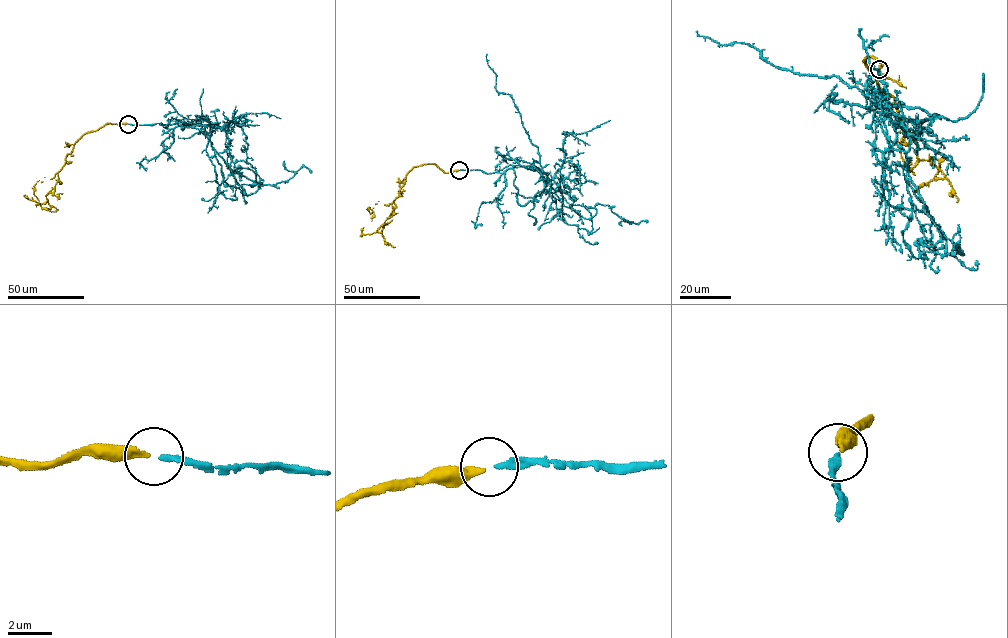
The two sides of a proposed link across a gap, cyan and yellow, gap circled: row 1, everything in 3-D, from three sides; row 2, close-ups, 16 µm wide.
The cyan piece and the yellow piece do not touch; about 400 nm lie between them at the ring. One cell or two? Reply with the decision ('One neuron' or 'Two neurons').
One neuron

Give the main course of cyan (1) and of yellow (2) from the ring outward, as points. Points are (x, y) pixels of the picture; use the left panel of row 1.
1: (128, 124), (178, 124), (198, 128), (228, 167), (259, 185), (275, 186), (288, 181), (302, 166), (311, 172)
2: (127, 123), (104, 124), (82, 136), (41, 208), (34, 194), (37, 181)

